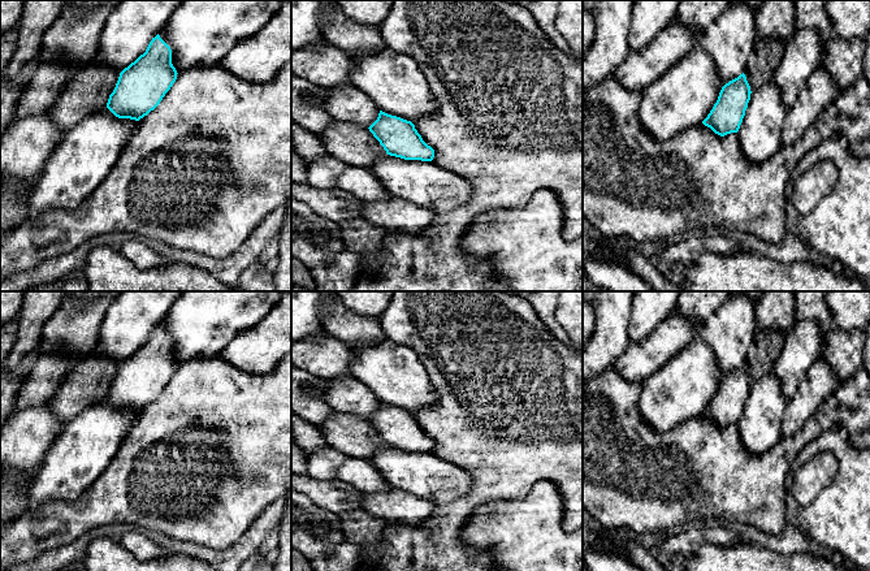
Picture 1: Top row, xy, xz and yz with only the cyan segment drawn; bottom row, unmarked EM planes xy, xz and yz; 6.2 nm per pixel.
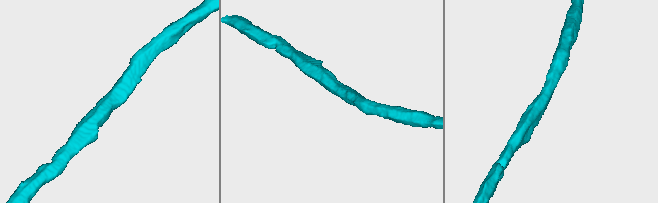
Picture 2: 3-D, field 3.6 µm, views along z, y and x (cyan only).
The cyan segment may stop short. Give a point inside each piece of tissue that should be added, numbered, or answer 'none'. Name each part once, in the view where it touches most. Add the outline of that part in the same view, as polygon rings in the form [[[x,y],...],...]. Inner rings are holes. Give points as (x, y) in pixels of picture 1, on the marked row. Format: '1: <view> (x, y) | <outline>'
none

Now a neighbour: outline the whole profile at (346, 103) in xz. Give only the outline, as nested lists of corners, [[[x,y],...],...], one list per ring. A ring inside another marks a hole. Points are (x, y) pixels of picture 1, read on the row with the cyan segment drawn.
[[[354,86],[328,88],[326,112],[334,121],[369,127],[378,117],[380,109],[360,90]]]

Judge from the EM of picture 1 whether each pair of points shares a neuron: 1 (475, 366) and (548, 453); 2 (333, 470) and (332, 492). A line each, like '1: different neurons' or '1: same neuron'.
1: same neuron
2: different neurons

